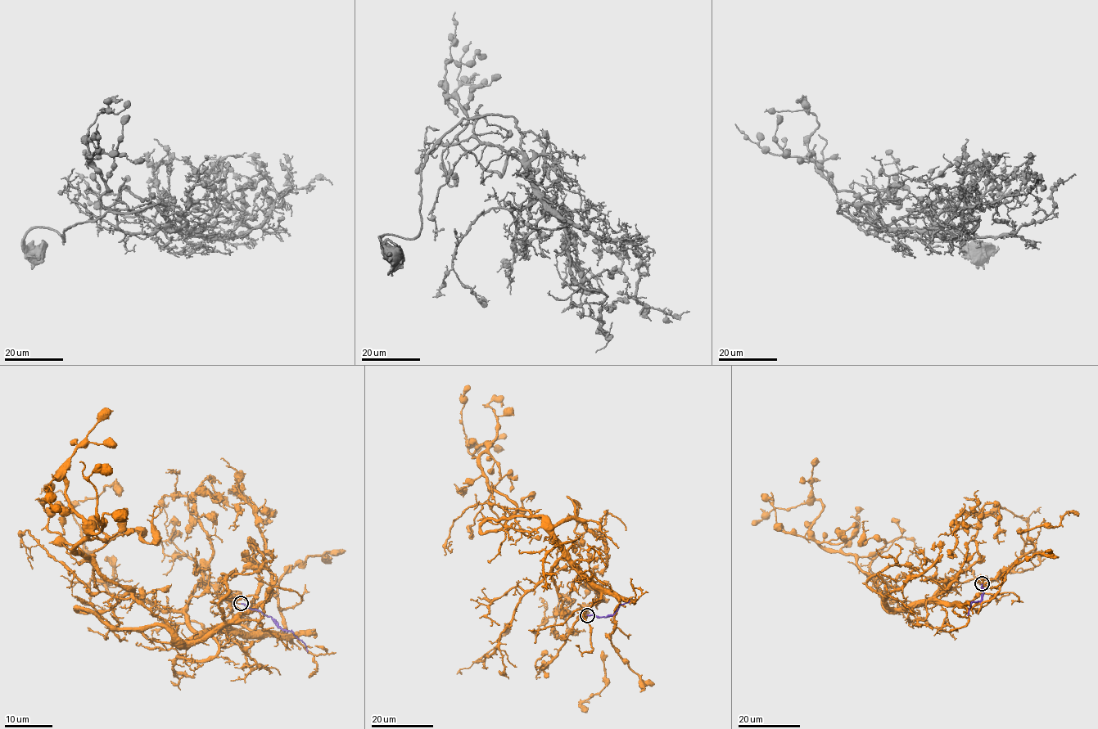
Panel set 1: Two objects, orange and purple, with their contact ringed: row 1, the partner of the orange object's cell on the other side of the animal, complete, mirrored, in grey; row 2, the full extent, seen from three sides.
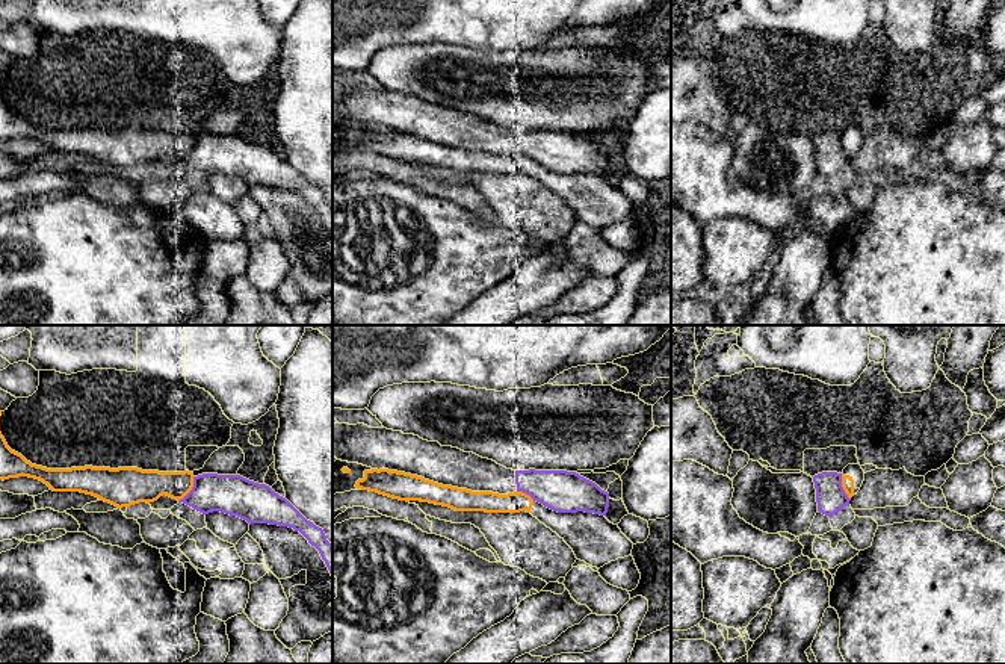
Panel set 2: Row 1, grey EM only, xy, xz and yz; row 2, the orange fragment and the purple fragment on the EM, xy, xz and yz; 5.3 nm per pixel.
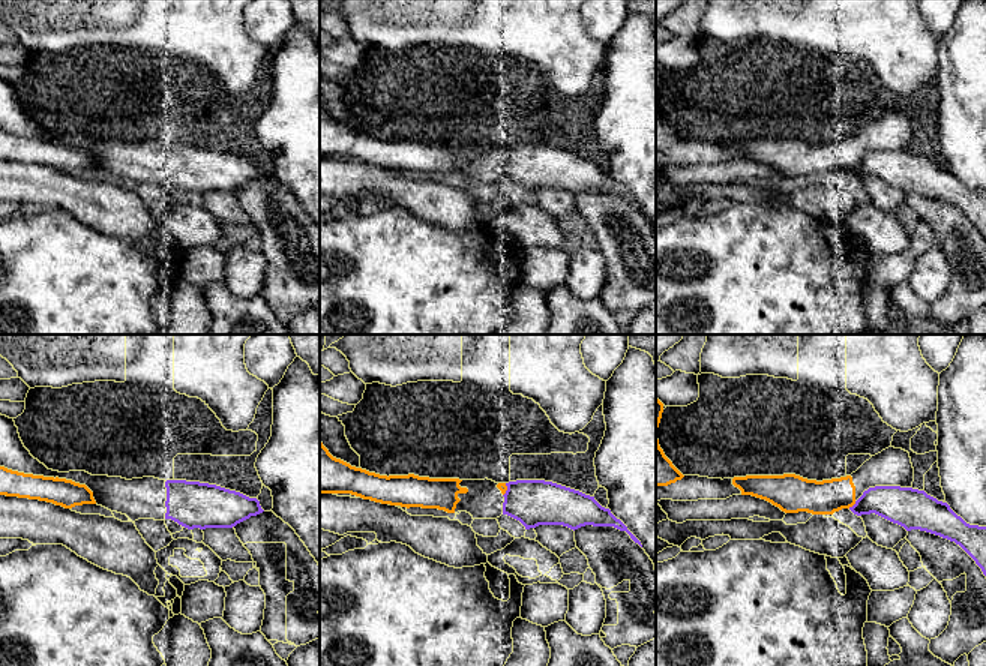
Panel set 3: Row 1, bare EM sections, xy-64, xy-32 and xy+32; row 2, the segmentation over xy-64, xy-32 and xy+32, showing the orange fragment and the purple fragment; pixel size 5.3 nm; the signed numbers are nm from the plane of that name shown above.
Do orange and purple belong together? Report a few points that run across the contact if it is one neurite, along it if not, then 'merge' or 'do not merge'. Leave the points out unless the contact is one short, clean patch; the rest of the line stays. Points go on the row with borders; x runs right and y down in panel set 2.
do not merge

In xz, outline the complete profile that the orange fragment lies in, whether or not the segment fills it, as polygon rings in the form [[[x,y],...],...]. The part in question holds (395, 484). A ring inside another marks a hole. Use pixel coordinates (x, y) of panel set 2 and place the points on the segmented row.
[[[372,469],[364,470],[357,489],[376,492],[399,501],[420,501],[449,507],[455,511],[520,513],[526,511],[556,532],[576,558],[592,567],[632,555],[633,543],[618,525],[594,513],[558,513],[533,501],[523,492],[499,495],[443,486],[417,475]]]

